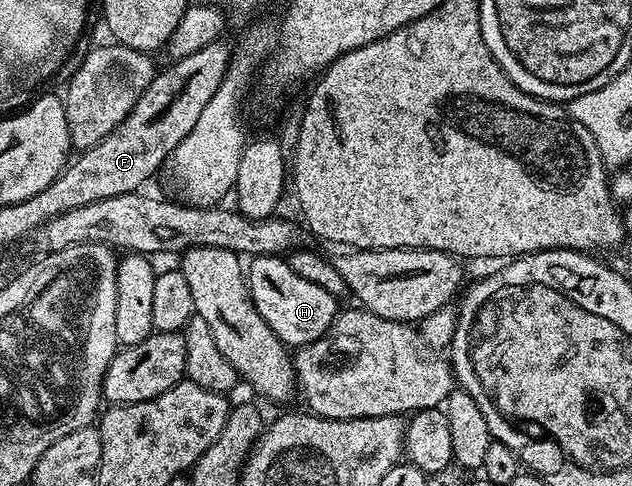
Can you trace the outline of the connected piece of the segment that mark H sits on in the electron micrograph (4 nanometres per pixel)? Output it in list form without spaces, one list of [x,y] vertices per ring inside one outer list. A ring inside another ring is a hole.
[[[256,255],[250,263],[245,274],[253,305],[257,313],[265,317],[265,325],[269,325],[269,329],[273,329],[273,333],[277,333],[277,337],[288,348],[306,347],[320,339],[335,324],[335,316],[341,310],[340,300],[321,289],[321,285],[313,285],[313,281],[297,277],[286,258],[278,255]]]

